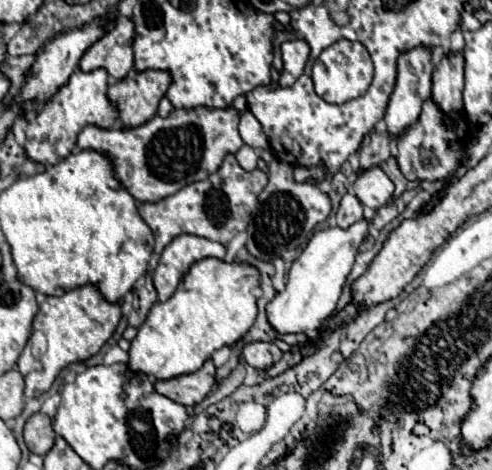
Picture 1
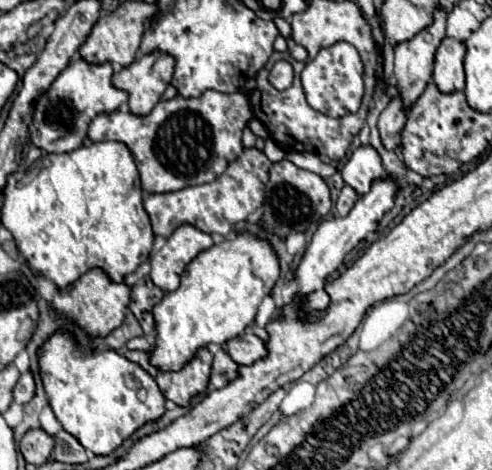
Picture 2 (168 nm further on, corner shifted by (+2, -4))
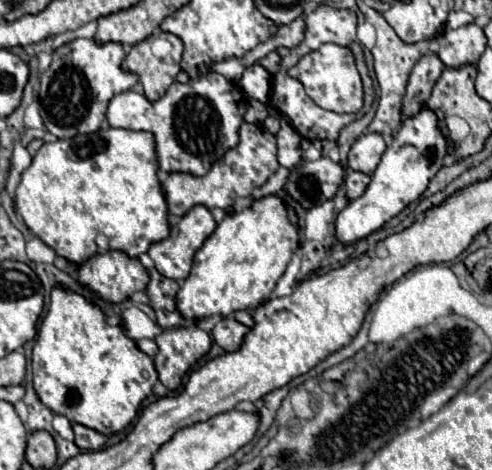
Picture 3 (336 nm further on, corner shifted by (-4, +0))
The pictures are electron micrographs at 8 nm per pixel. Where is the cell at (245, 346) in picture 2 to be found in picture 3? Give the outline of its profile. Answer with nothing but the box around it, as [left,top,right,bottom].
[211,318,249,352]

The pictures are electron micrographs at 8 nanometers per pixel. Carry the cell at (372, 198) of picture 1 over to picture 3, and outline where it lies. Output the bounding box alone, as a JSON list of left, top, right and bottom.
[349,132,387,174]

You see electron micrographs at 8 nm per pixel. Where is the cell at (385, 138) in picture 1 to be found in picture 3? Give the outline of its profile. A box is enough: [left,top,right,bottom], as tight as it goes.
[403,54,445,116]

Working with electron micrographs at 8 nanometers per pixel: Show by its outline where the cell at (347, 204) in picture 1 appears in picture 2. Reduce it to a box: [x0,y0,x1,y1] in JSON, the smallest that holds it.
[337,186,359,216]

